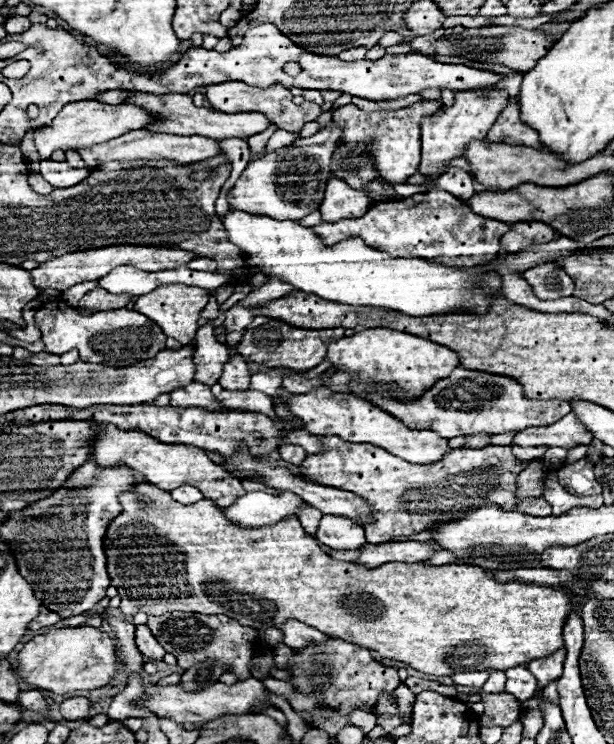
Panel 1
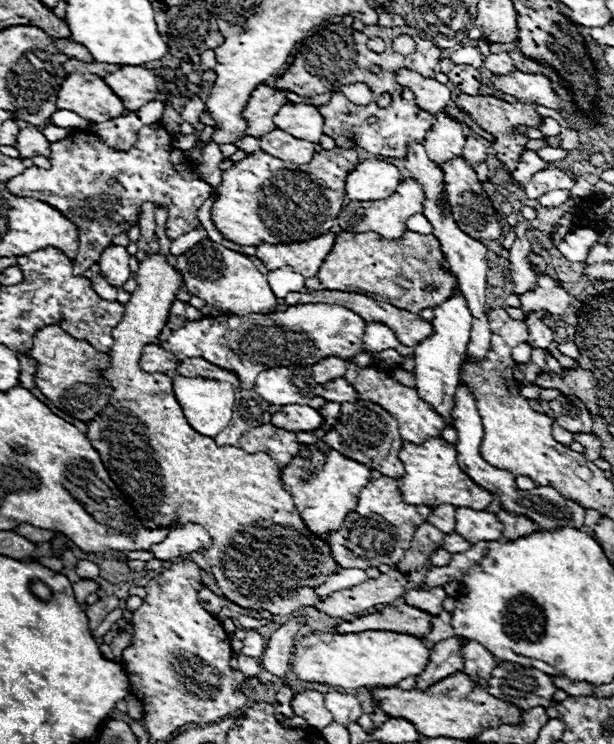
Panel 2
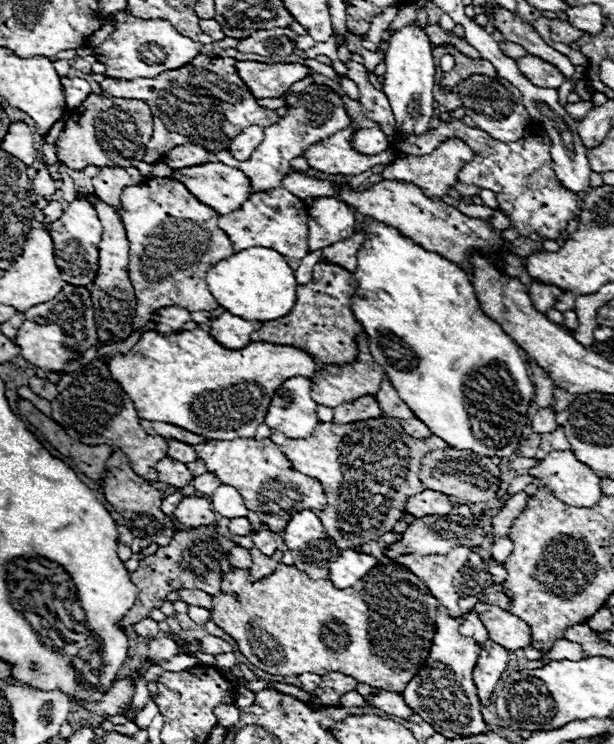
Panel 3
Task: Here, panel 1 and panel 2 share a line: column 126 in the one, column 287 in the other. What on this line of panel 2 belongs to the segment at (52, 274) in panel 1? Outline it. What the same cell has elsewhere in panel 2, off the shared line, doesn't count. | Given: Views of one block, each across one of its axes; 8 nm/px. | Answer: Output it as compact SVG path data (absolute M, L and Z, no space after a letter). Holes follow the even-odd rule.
M334 232L322 234L322 238L314 238L310 242L296 244L260 244L256 246L256 256L266 264L268 270L276 270L282 266L292 266L304 278L310 278L318 272L324 258L332 250L336 240Z

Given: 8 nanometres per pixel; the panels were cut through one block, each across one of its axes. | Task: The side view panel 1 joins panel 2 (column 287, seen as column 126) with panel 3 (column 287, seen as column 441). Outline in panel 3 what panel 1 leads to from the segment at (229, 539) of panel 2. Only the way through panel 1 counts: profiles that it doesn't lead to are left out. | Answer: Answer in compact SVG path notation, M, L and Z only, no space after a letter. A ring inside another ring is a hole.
M382 558L360 582L364 582L360 590L338 590L330 580L312 580L298 568L286 564L280 564L274 574L258 582L250 582L246 570L230 570L222 576L222 594L212 598L214 608L210 610L210 620L236 640L240 652L254 666L268 674L300 676L312 672L324 676L328 672L340 672L362 684L402 692L428 658L440 602L428 594L422 580L390 558Z

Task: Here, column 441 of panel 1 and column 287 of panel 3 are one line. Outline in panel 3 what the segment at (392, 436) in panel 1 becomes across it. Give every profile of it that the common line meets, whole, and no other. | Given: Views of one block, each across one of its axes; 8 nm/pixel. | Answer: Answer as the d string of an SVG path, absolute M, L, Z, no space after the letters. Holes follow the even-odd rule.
M370 418L350 424L320 422L314 434L306 440L286 438L272 430L270 440L290 458L292 466L322 482L328 498L328 508L318 512L328 532L340 530L342 536L332 536L340 550L358 548L386 532L404 516L406 500L422 488L418 480L420 458L430 448L416 438L404 434L396 418Z

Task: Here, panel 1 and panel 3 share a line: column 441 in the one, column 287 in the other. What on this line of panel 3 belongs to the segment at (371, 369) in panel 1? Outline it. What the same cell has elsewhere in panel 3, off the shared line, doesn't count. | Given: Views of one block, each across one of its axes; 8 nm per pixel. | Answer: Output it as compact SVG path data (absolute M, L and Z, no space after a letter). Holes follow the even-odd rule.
M194 328L172 334L170 338L148 330L130 352L114 356L108 362L108 368L134 402L138 416L144 420L170 422L184 430L194 430L194 434L202 434L202 438L252 438L256 428L264 422L278 386L294 376L306 376L312 380L318 372L318 362L300 348L270 342L250 342L246 348L228 350L214 342L208 332Z

